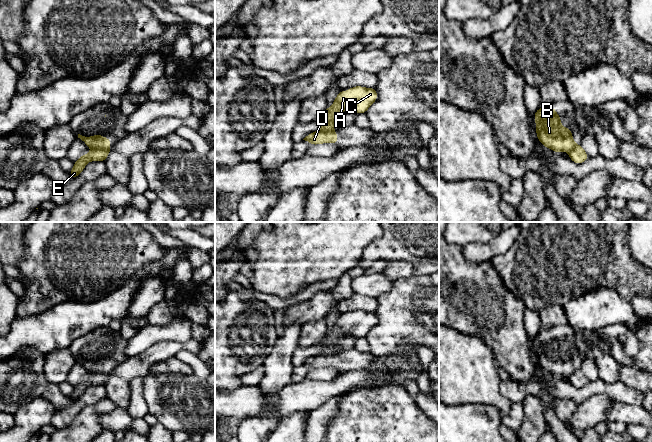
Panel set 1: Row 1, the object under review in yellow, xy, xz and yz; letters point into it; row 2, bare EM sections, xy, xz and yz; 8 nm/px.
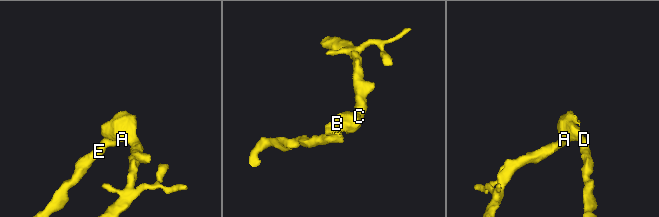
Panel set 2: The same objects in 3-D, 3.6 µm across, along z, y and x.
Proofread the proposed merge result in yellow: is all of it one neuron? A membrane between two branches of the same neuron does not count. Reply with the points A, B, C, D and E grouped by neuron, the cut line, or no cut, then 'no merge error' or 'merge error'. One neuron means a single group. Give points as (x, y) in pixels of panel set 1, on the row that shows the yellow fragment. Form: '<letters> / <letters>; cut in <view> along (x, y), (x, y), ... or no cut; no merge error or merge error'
A B C / D E; cut in xy along (110, 148), (93, 149); merge error

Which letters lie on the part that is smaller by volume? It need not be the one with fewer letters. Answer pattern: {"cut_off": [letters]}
{"cut_off": ["A", "B", "C"]}

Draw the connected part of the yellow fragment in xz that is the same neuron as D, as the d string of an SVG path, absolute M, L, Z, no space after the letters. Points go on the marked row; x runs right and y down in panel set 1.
M316 131L308 134L303 140L309 142L311 145L318 145L323 143L338 144L338 136L336 131Z

